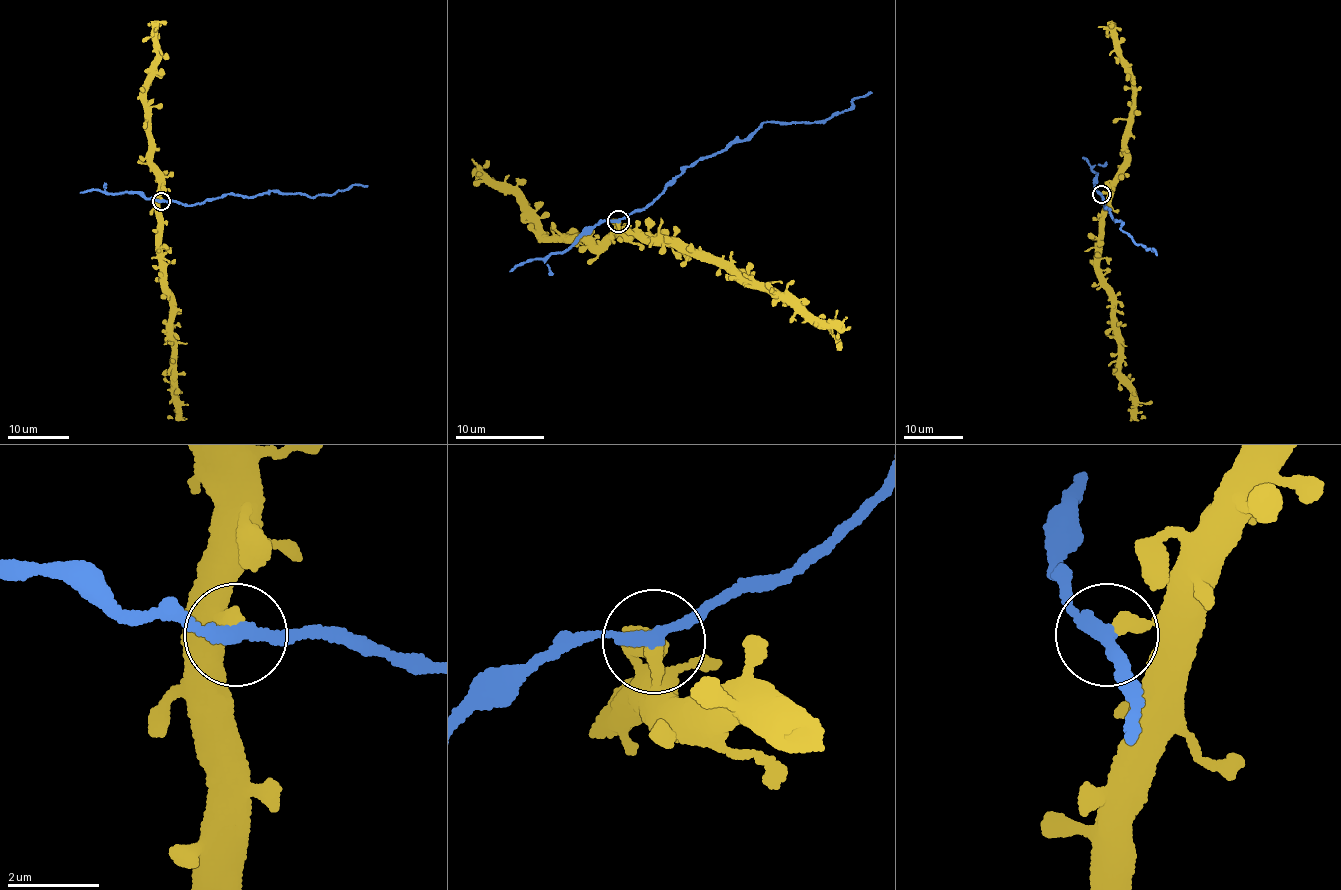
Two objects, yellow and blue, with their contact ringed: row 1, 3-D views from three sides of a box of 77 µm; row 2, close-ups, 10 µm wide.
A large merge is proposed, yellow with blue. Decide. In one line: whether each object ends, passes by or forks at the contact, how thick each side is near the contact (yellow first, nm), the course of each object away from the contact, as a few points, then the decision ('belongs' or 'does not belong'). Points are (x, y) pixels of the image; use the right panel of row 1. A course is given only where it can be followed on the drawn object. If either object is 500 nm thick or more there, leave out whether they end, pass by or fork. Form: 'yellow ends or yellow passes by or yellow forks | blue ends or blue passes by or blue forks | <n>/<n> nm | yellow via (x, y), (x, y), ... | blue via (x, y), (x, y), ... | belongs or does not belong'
yellow ends | blue passes by | 320/280 nm | yellow via (1102, 194), (1107, 203), (1102, 286), (1113, 302), (1121, 335), (1121, 380), (1131, 392), (1133, 417), (1144, 416) | blue via (1101, 194), (1105, 209), (1123, 222), (1121, 230), (1134, 242), (1154, 249), (1156, 256) | does not belong

